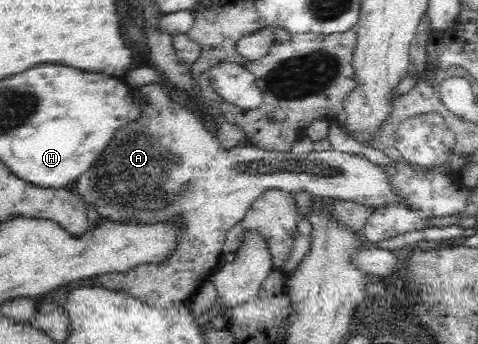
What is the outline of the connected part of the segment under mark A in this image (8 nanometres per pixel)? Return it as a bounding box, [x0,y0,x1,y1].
[53,82,406,308]

